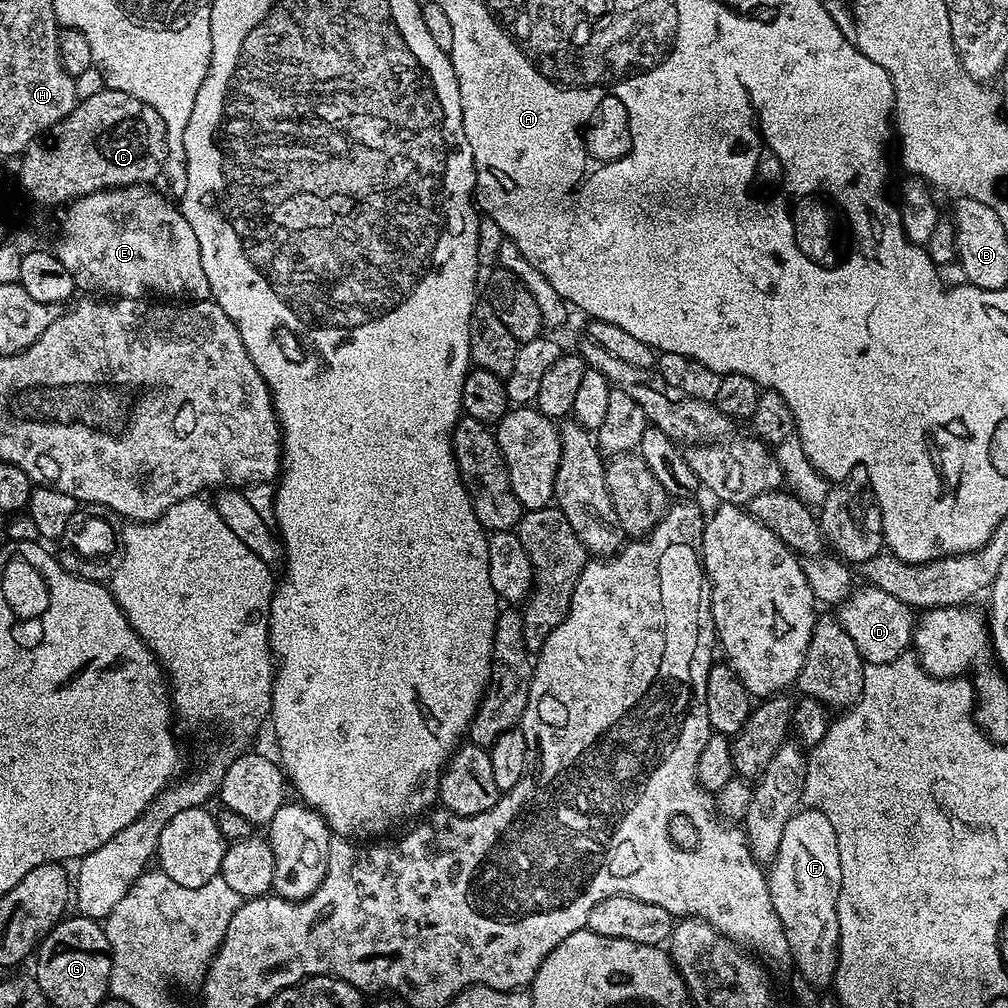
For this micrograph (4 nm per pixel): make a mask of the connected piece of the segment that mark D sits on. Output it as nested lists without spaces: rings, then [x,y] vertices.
[[[871,586],[863,587],[857,587],[852,595],[839,605],[840,625],[844,627],[846,634],[850,634],[854,646],[858,646],[858,654],[865,665],[889,664],[913,647],[914,633],[918,627],[917,617],[911,607],[894,598],[894,595]]]

